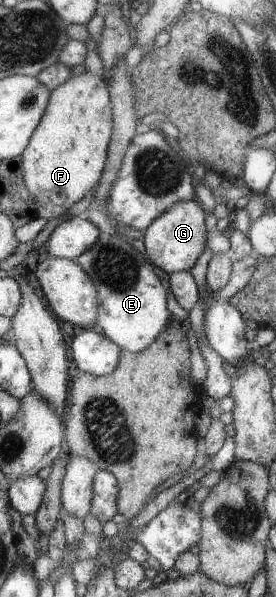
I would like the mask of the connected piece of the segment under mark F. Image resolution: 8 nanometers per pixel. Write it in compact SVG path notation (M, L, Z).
M90 72L70 75L49 95L39 125L20 156L23 182L33 202L34 217L50 220L64 214L98 183L112 135L112 114L106 81Z

